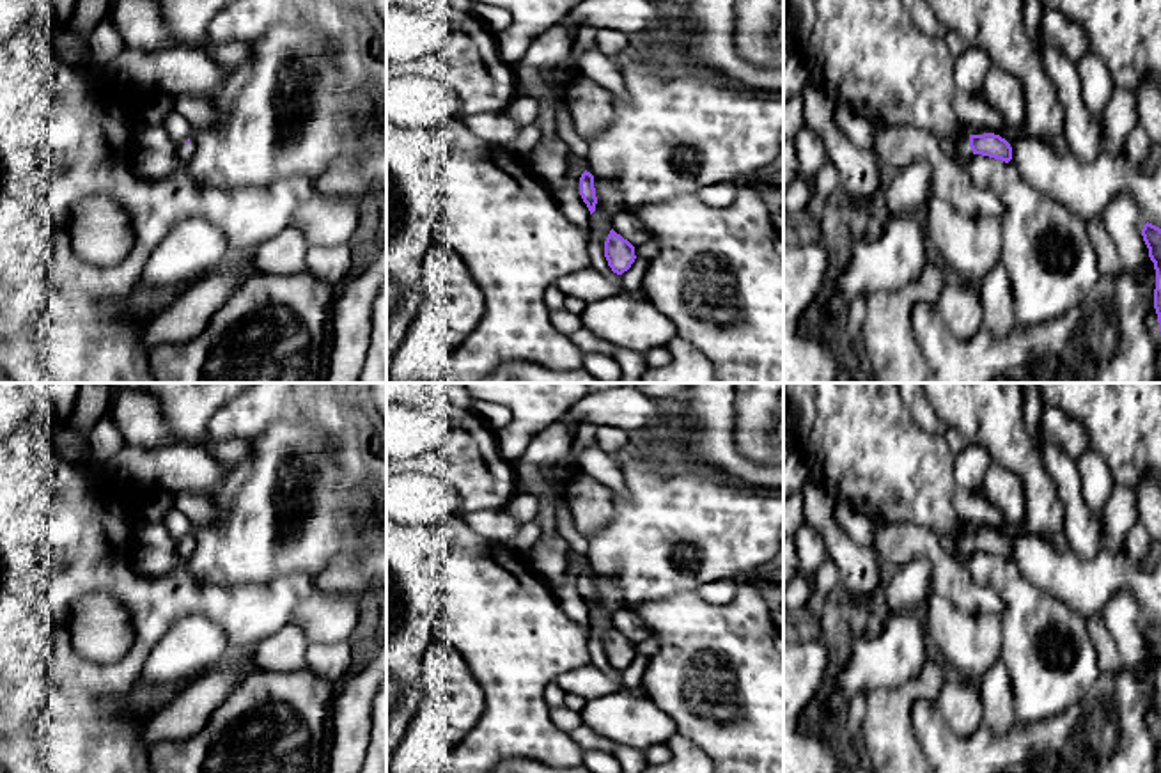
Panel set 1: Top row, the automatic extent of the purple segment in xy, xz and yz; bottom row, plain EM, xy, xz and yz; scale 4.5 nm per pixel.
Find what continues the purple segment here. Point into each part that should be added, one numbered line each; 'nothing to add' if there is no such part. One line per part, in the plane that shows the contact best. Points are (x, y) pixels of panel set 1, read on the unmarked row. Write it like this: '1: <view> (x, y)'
1: yz (959, 548)

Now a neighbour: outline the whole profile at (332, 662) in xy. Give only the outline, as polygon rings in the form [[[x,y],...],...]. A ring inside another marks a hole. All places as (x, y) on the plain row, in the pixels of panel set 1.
[[[349,642],[339,644],[308,644],[307,665],[314,674],[326,679],[330,684],[339,688],[353,665],[353,649]]]

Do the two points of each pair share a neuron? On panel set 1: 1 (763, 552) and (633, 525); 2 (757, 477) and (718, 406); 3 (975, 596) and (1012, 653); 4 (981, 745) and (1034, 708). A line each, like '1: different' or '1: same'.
1: same
2: same
3: different
4: different

